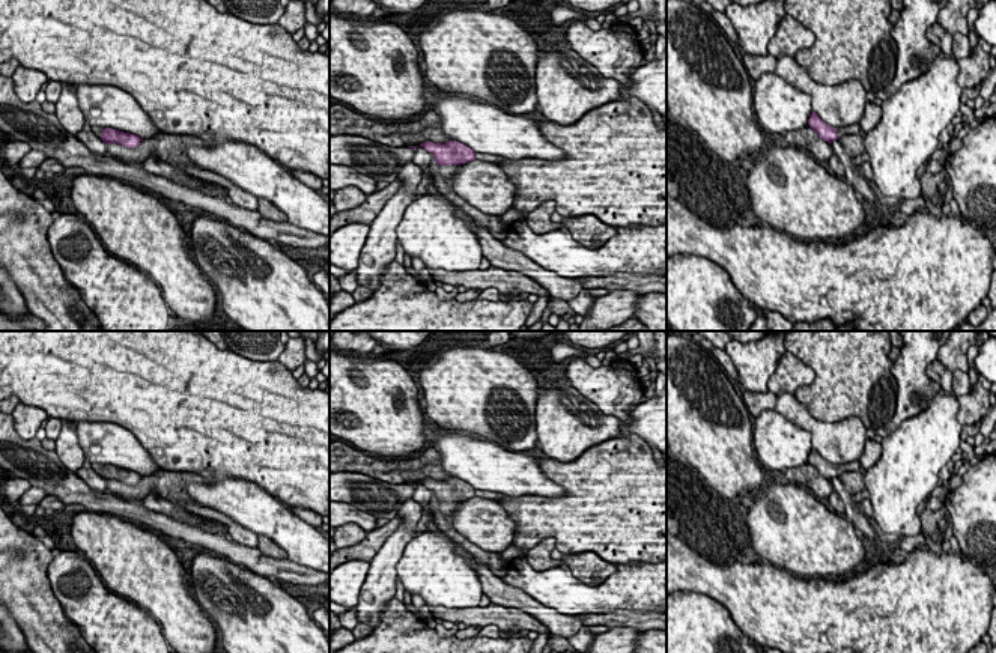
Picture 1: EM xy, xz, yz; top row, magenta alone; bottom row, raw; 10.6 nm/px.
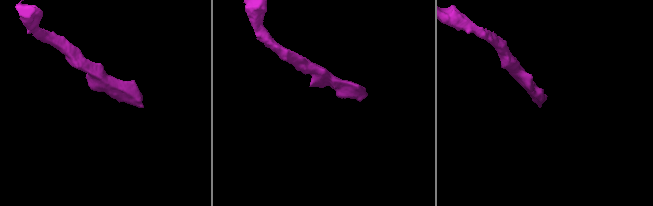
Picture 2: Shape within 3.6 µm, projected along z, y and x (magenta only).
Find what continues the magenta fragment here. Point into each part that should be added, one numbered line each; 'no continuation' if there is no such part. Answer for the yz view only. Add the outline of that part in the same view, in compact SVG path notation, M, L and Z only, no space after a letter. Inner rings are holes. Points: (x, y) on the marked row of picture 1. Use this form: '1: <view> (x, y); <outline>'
1: yz (853, 128); M856 123L856 125L850 125L850 126L844 126L844 128L837 128L837 134L838 134L838 137L843 137L846 134L864 135L864 131L861 129L859 123Z

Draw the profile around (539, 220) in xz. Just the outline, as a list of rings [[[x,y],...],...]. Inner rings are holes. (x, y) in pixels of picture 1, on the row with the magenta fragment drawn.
[[[548,200],[539,205],[534,211],[528,212],[525,218],[528,227],[539,235],[564,227],[563,223],[554,223],[551,220],[555,214],[555,206],[557,203],[554,200]]]

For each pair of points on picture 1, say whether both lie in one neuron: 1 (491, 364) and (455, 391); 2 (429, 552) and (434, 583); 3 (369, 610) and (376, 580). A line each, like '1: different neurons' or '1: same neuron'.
1: same neuron
2: same neuron
3: same neuron

